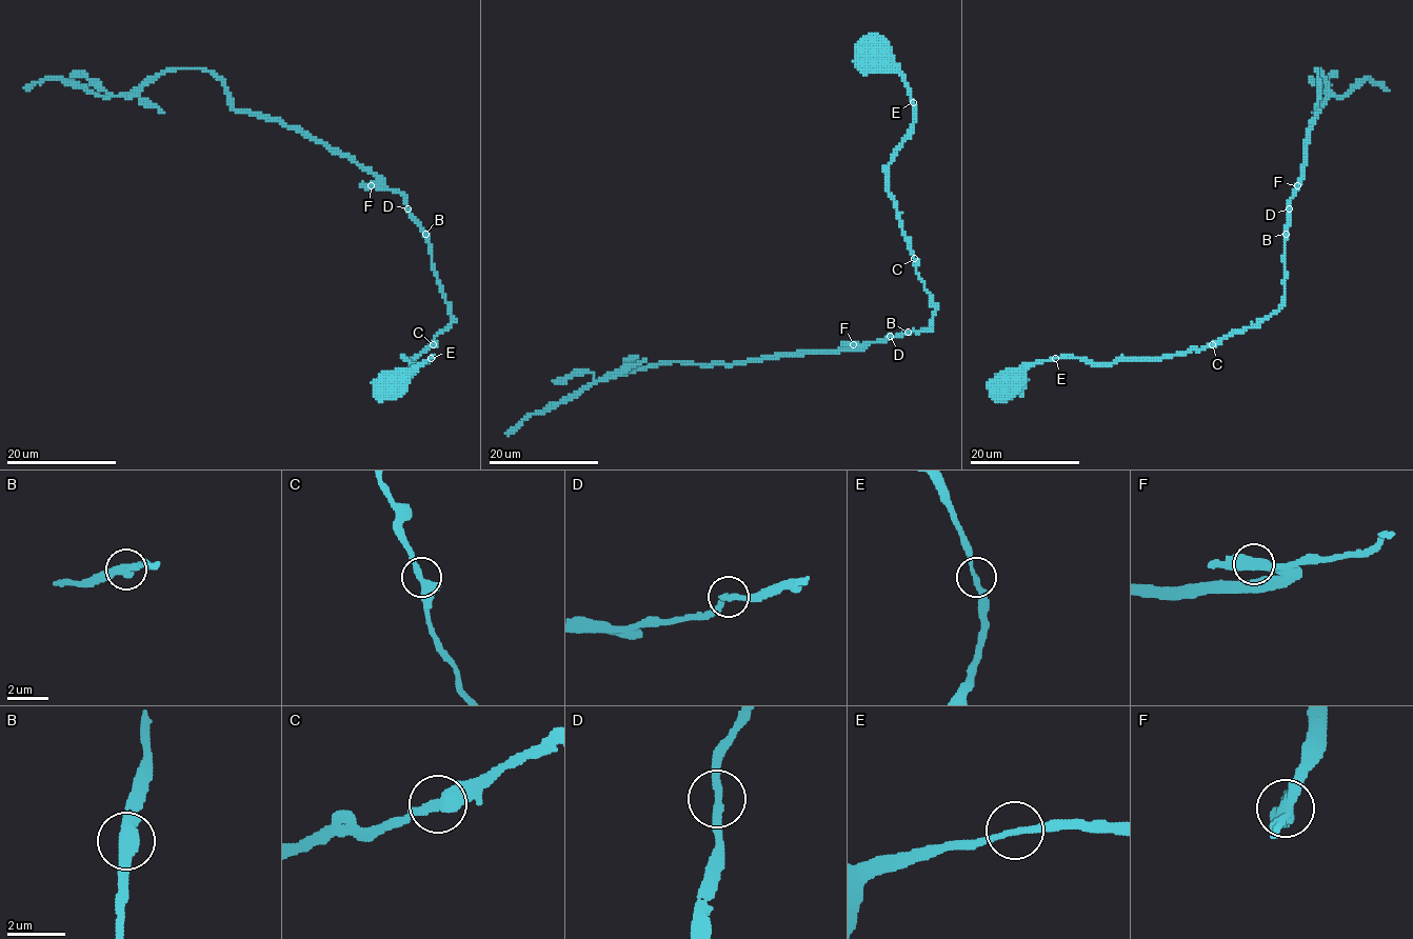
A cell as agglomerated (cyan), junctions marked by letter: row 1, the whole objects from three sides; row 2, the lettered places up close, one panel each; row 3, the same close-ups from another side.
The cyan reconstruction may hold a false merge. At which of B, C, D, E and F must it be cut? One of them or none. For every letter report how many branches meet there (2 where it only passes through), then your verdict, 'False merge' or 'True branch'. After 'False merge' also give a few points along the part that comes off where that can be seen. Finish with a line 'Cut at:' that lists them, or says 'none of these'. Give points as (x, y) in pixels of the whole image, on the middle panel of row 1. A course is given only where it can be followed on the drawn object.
B: Branches: 2. True branch
C: Branches: 2. True branch
D: Branches: 2. True branch
E: Branches: 2. True branch
F: Branches: 2. True branch
Cut at: none of these

